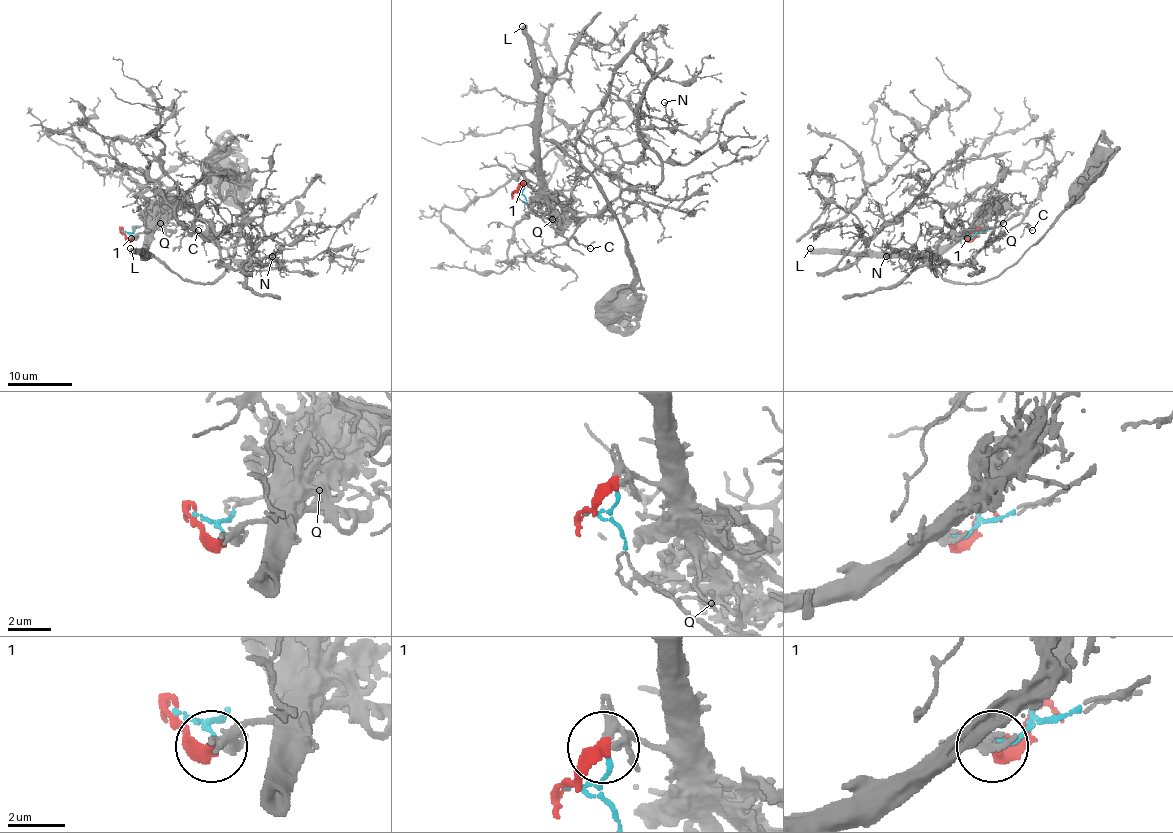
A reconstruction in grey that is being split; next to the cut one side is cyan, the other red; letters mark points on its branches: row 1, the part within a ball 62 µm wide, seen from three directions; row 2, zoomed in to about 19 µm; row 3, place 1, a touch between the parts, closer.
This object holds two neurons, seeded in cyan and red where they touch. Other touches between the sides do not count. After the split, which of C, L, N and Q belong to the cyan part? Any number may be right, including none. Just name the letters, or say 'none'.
C, N

